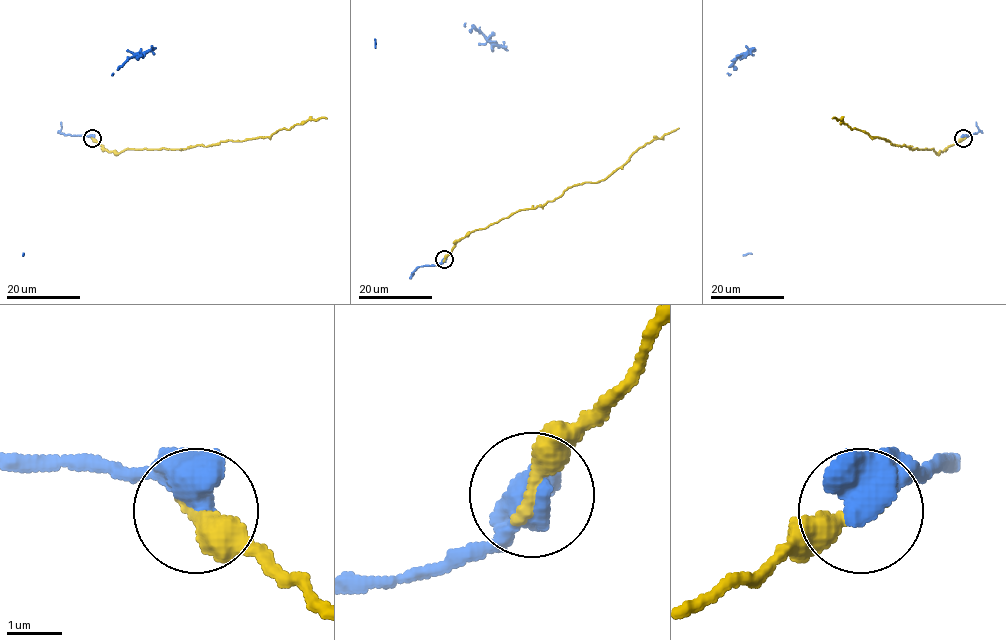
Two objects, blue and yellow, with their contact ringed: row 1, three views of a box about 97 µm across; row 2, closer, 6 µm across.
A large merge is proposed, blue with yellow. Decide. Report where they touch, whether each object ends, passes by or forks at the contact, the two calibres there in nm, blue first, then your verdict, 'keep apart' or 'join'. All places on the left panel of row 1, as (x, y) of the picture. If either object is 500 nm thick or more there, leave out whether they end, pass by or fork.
place (92, 138); calibres 700 and 360 nm; join

